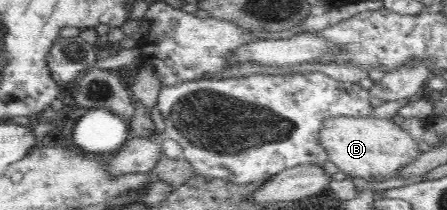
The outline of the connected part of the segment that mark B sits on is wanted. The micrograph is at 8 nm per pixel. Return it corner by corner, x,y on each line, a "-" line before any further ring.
371,115
329,117
323,121
319,140
327,151
328,160
335,163
346,177
352,178
394,176
422,154
422,146
398,124
391,119
376,118

